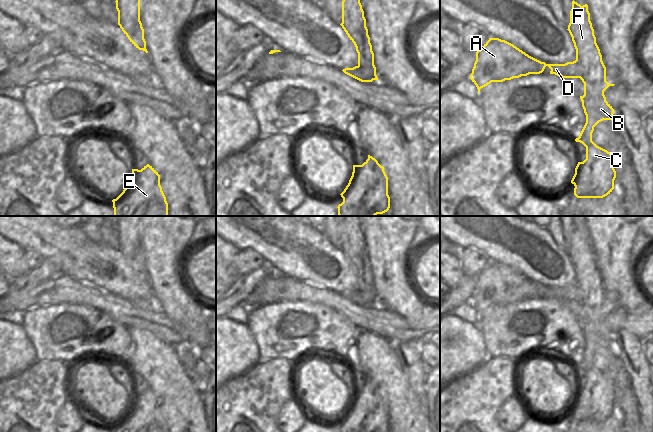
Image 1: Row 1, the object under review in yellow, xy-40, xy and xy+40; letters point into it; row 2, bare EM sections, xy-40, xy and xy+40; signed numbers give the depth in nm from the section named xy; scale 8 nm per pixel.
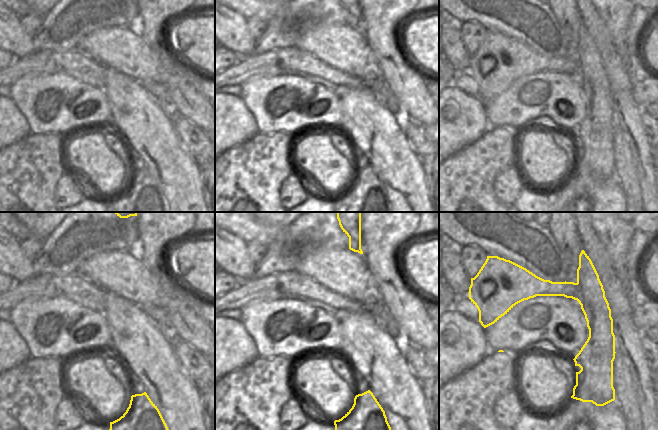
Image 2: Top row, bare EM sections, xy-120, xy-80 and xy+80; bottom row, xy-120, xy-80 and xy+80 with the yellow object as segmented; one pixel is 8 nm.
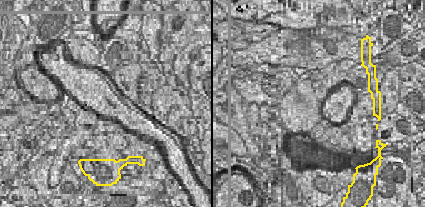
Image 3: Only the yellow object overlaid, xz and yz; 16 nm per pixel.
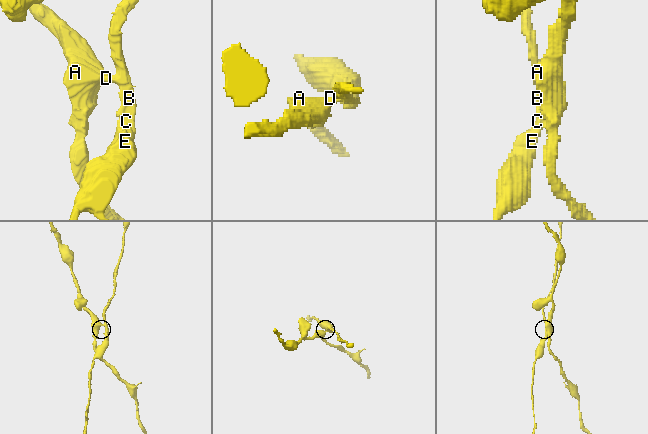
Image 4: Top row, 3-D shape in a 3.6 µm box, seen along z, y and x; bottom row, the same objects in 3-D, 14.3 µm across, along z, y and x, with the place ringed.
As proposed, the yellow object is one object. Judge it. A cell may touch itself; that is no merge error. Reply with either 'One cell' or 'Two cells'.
Two cells

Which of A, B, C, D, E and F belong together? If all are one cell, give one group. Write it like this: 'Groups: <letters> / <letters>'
Groups: A D / B C E F

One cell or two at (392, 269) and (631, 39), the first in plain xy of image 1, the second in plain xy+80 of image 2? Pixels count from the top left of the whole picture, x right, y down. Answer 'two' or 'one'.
two

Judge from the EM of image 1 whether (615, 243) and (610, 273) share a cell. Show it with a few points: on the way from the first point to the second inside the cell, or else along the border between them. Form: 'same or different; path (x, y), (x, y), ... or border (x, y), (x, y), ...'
same; path (612, 250), (612, 266)

